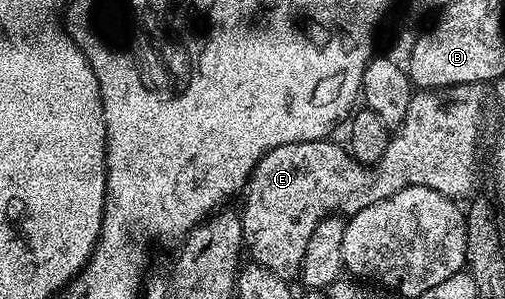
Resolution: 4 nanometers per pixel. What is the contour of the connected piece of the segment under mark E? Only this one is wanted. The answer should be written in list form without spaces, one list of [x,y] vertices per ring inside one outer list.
[[[472,86],[467,87],[450,87],[444,93],[440,90],[422,91],[418,90],[414,94],[411,105],[407,109],[407,117],[403,117],[399,133],[394,134],[389,140],[387,149],[383,153],[383,157],[374,163],[361,163],[358,159],[353,158],[344,146],[341,147],[337,143],[329,143],[328,138],[316,139],[315,141],[299,141],[298,143],[288,143],[287,145],[279,145],[275,149],[268,151],[255,165],[255,169],[249,175],[247,190],[244,192],[245,208],[240,208],[239,214],[242,223],[242,237],[244,239],[244,250],[249,253],[248,258],[252,262],[258,263],[263,269],[270,270],[281,279],[290,281],[296,280],[301,274],[301,266],[303,265],[303,253],[307,253],[307,241],[311,241],[311,233],[315,233],[315,229],[319,225],[321,219],[326,218],[330,213],[349,213],[356,212],[361,209],[373,205],[375,202],[383,201],[384,198],[391,197],[392,194],[399,193],[401,189],[407,186],[423,185],[429,189],[433,189],[454,201],[461,201],[464,195],[472,196],[473,190],[477,187],[477,170],[481,167],[481,126],[485,123],[485,95],[481,89],[474,89]]]

